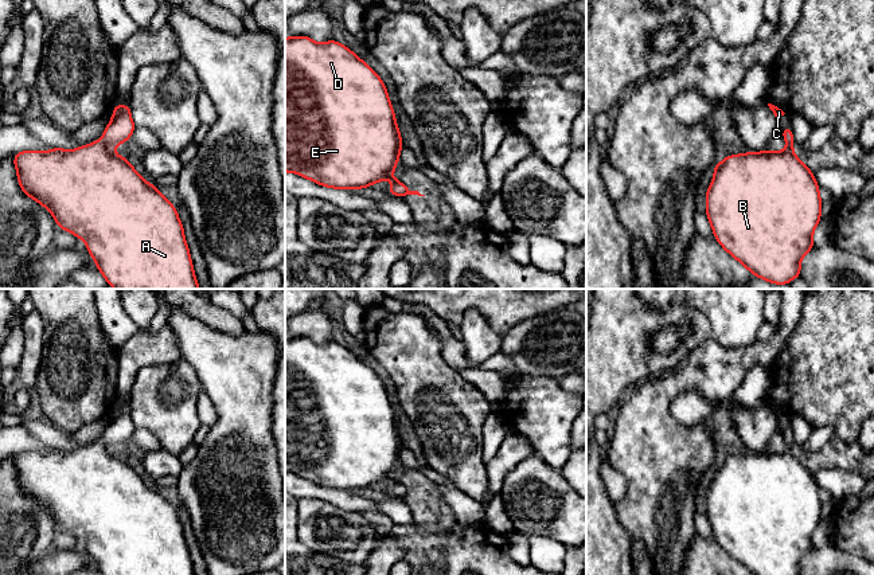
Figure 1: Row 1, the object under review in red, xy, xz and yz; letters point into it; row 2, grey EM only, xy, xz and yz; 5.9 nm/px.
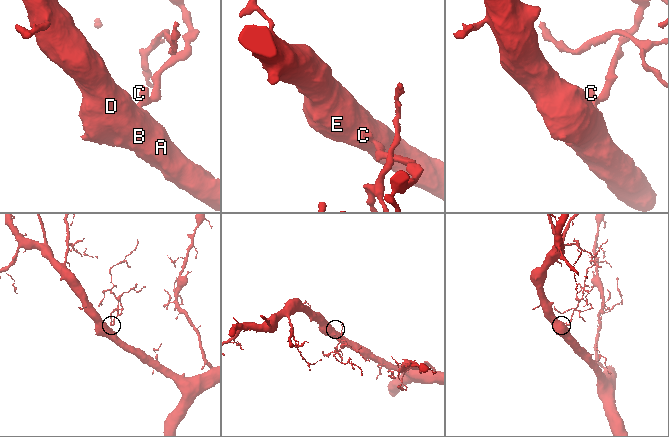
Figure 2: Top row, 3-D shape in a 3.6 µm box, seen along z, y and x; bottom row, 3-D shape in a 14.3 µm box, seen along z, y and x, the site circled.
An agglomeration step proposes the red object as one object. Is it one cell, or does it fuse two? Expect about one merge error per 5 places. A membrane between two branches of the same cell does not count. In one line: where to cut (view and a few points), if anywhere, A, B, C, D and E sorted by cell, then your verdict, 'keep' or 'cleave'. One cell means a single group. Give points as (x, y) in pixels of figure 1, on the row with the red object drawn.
cut none; groups A B C D E; keep

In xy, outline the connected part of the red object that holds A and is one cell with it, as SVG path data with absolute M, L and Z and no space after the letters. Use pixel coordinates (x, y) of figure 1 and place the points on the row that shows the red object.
M113 105L113 117L102 138L71 152L62 148L23 150L13 156L22 191L46 207L54 216L56 227L83 239L87 253L108 285L114 289L199 289L183 224L173 204L156 187L145 181L128 159L120 157L110 148L129 141L136 125L130 117L130 105Z

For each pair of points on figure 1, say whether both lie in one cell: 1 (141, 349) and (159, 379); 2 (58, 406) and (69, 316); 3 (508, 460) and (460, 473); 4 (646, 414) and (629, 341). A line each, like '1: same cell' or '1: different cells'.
1: different cells
2: same cell
3: different cells
4: different cells

